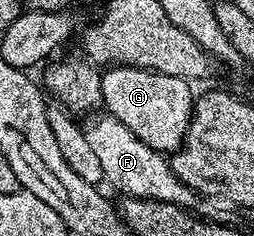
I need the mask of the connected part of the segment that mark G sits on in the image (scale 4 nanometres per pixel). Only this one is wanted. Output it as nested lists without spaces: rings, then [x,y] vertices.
[[[111,66],[103,72],[101,82],[103,108],[129,126],[154,152],[174,154],[183,145],[191,121],[193,95],[187,84],[190,83],[182,76],[151,72],[147,68]]]

